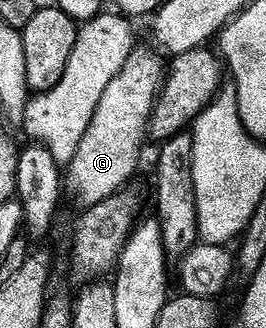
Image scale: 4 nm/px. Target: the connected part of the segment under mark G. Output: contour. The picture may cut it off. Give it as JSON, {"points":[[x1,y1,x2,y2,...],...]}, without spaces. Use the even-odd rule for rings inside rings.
{"points":[[133,46,122,69,118,69,118,73,110,77,110,85,102,89,94,117,74,157,66,165,67,186,68,183,72,186,72,191,81,199,81,204,91,205,116,194,136,171,140,146,146,142,148,119,165,77,162,63,160,67,161,56,151,46,148,47]]}

